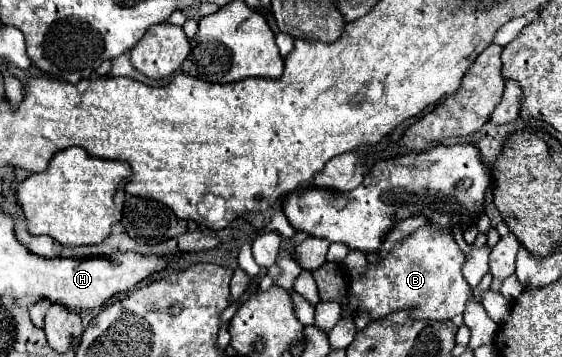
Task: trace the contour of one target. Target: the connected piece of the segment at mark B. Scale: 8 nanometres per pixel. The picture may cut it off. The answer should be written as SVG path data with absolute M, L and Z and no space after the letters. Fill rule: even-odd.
M423 225L397 243L383 261L367 265L363 277L351 281L349 287L359 297L359 311L367 311L371 321L401 309L413 309L413 319L453 319L465 311L471 299L471 287L461 273L463 263L465 255L451 231L437 231Z

